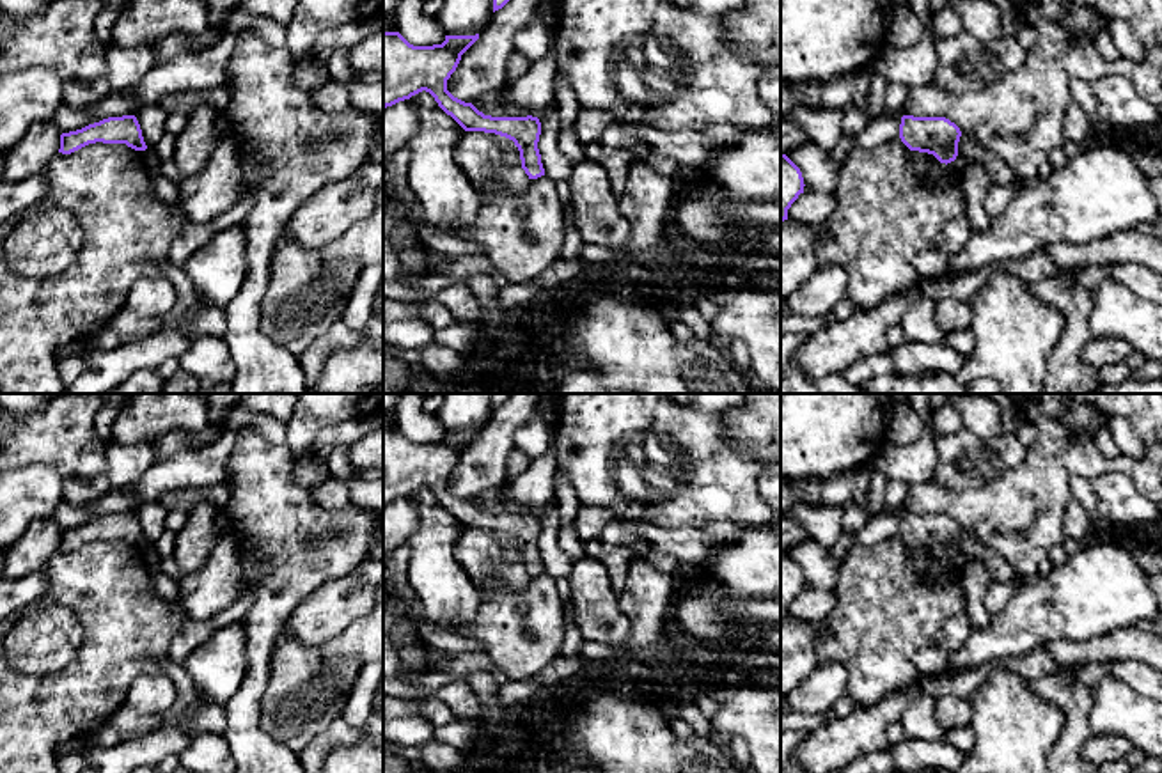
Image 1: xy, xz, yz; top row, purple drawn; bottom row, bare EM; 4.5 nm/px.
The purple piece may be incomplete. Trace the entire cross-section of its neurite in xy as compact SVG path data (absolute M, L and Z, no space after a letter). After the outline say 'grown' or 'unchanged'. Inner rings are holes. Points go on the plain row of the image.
M122 512L122 514L108 514L99 519L89 521L82 527L62 530L59 550L71 551L96 539L126 541L135 548L147 546L137 514Z; unchanged

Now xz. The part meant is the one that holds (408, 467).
M383 429L383 507L426 488L438 504L465 528L506 534L520 548L522 566L529 576L545 573L538 546L541 519L538 514L491 514L472 500L454 495L447 477L461 452L479 436L475 433L445 433L442 441L413 443L399 429Z; unchanged

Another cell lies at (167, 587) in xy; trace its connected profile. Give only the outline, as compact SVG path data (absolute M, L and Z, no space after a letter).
M147 544L145 548L142 548L142 553L153 574L158 596L167 603L176 605L177 610L186 617L186 612L181 605L181 580L176 580L163 573L161 557L158 555L154 546Z

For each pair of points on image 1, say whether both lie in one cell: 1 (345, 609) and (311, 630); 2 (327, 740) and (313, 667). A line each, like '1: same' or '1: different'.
1: same
2: different

